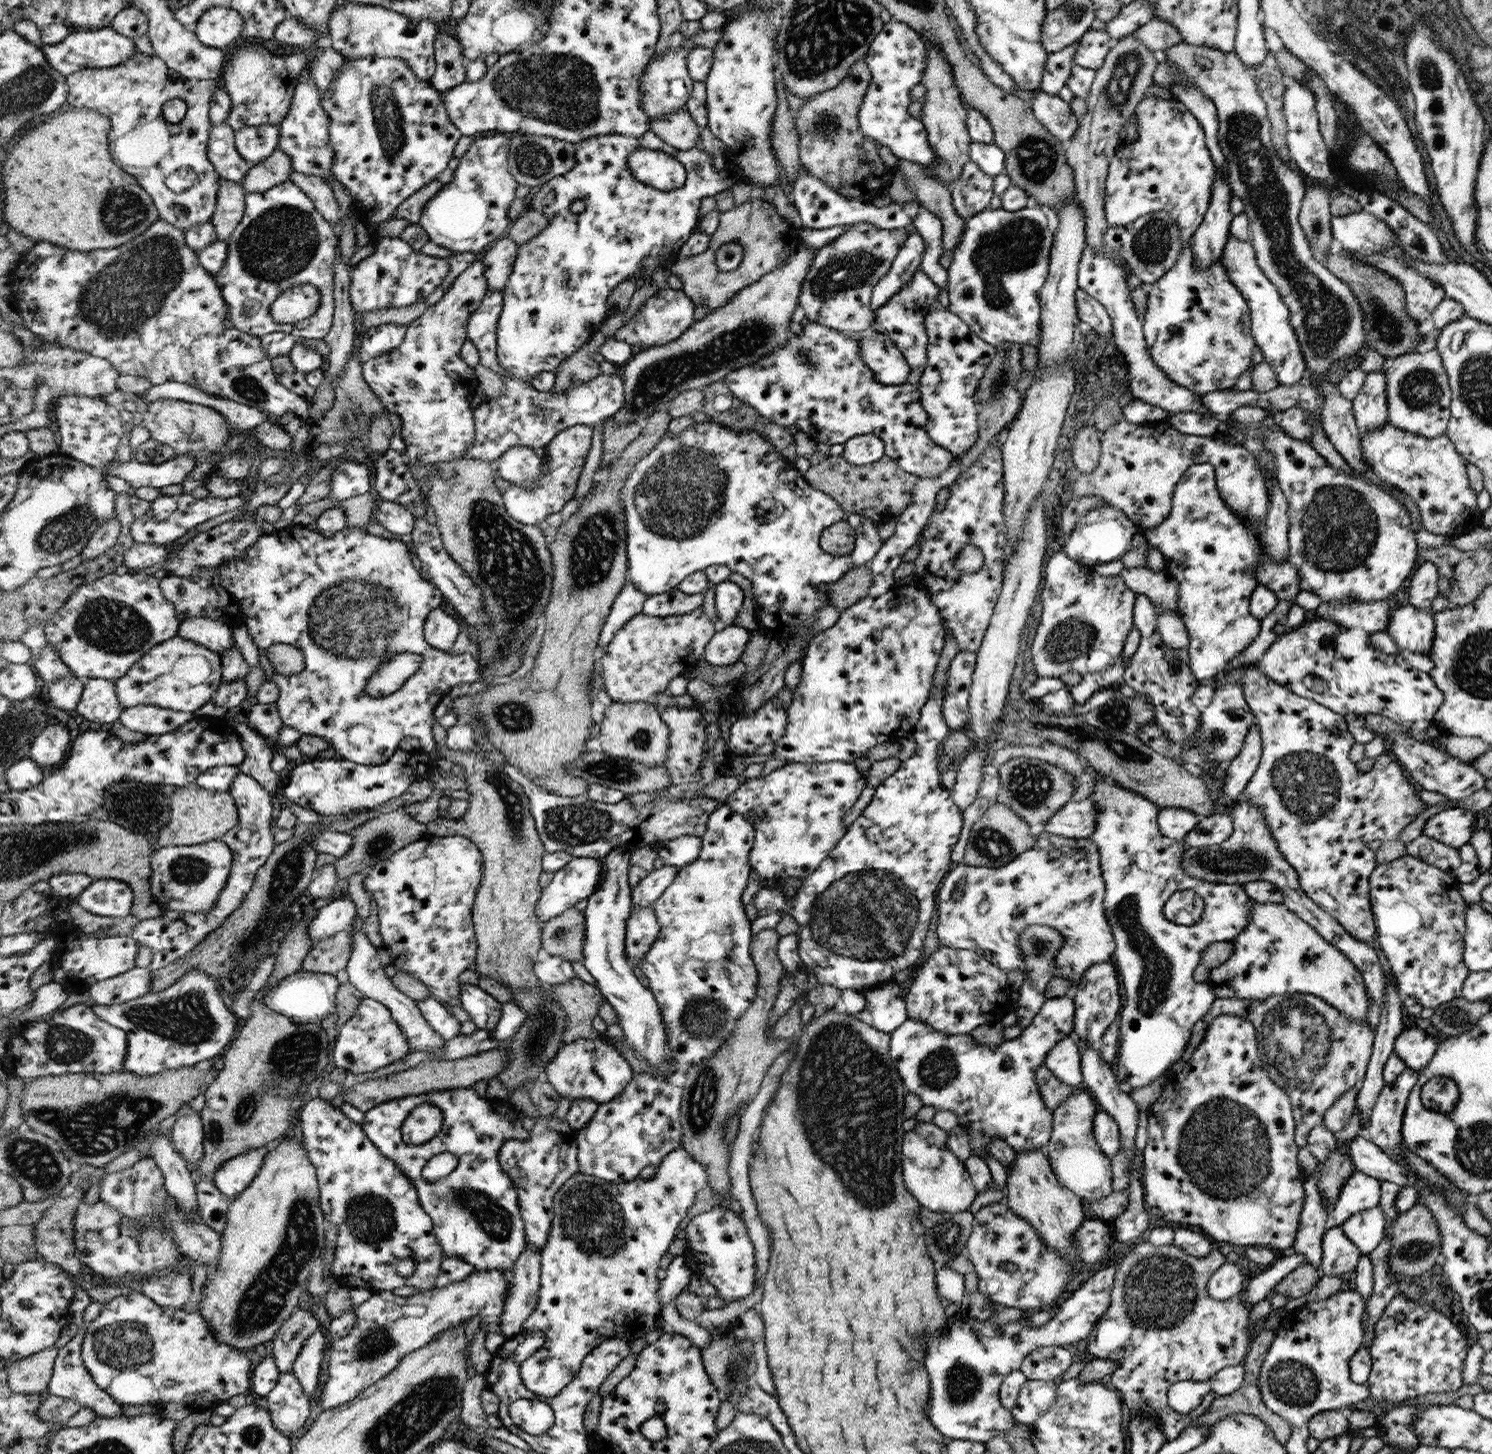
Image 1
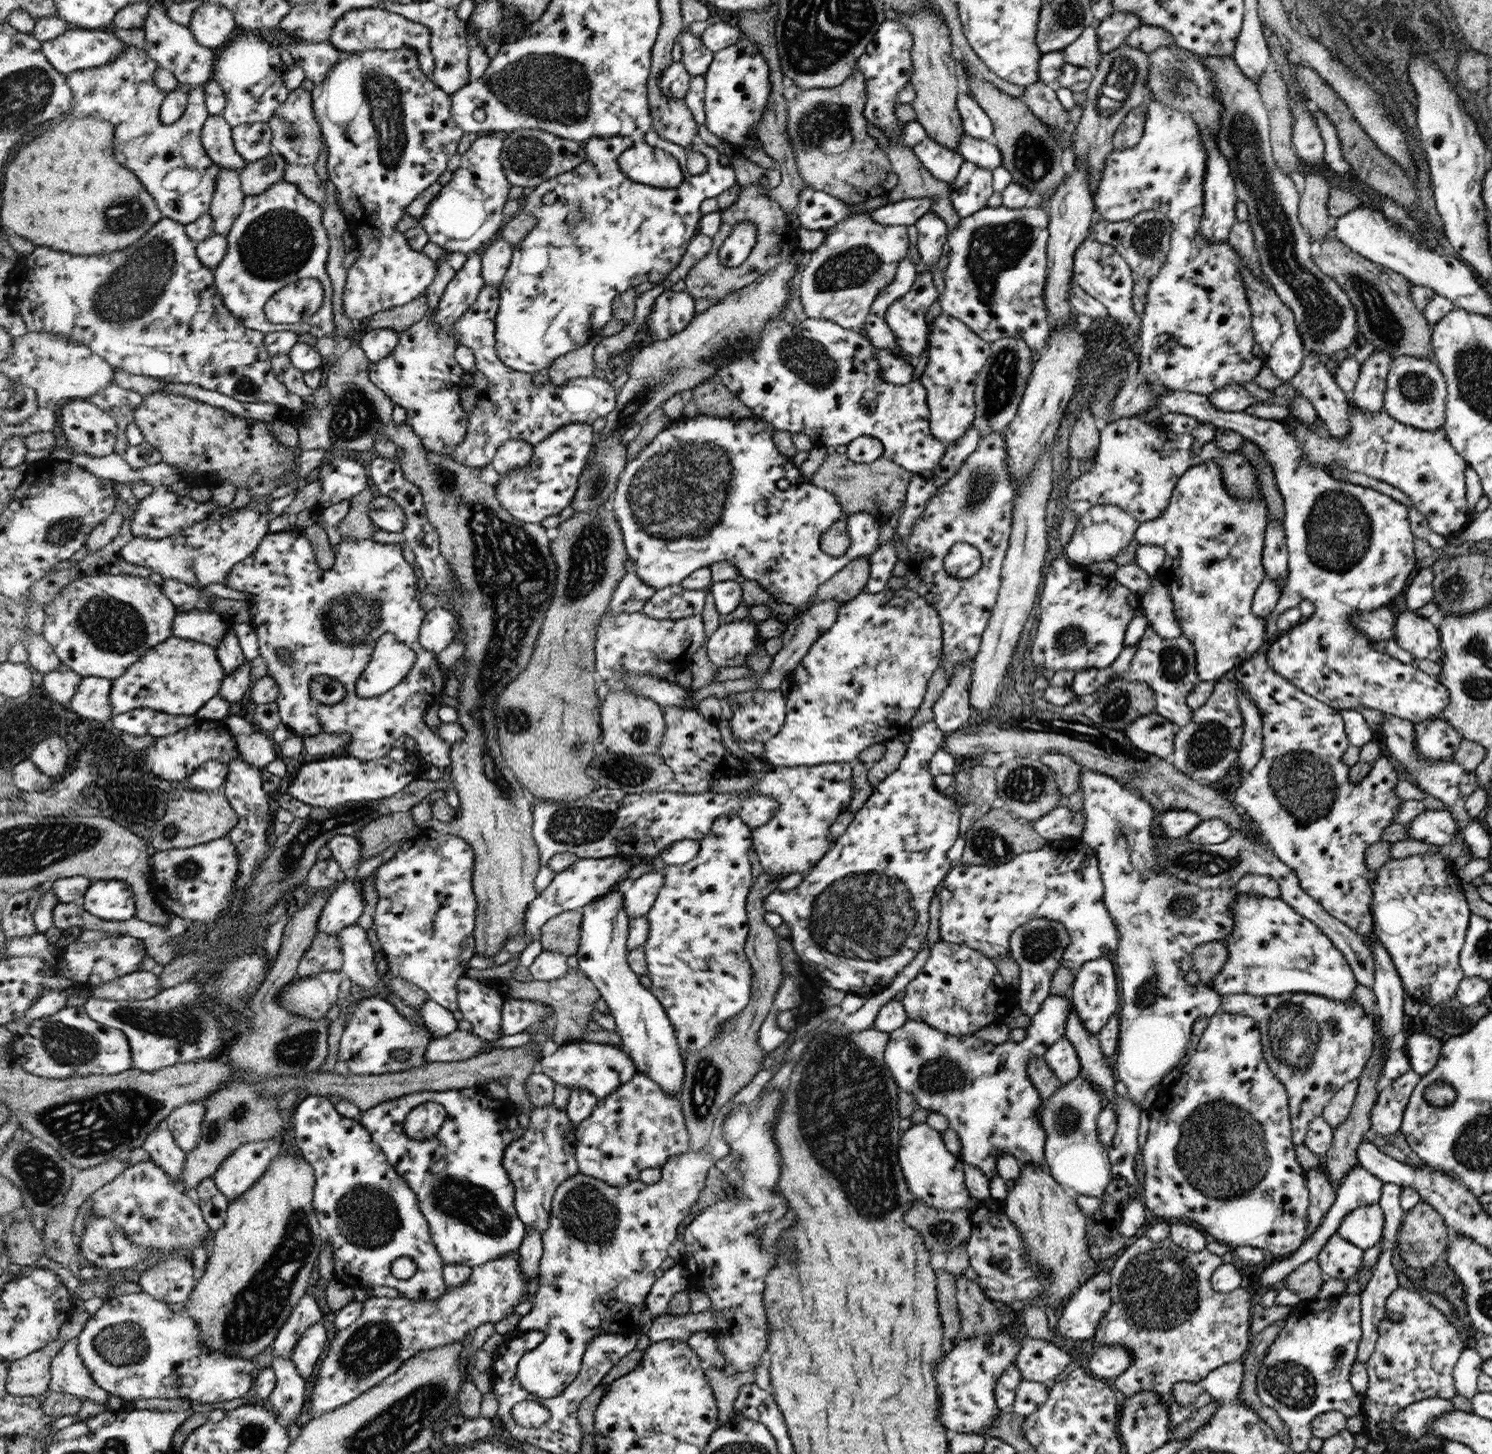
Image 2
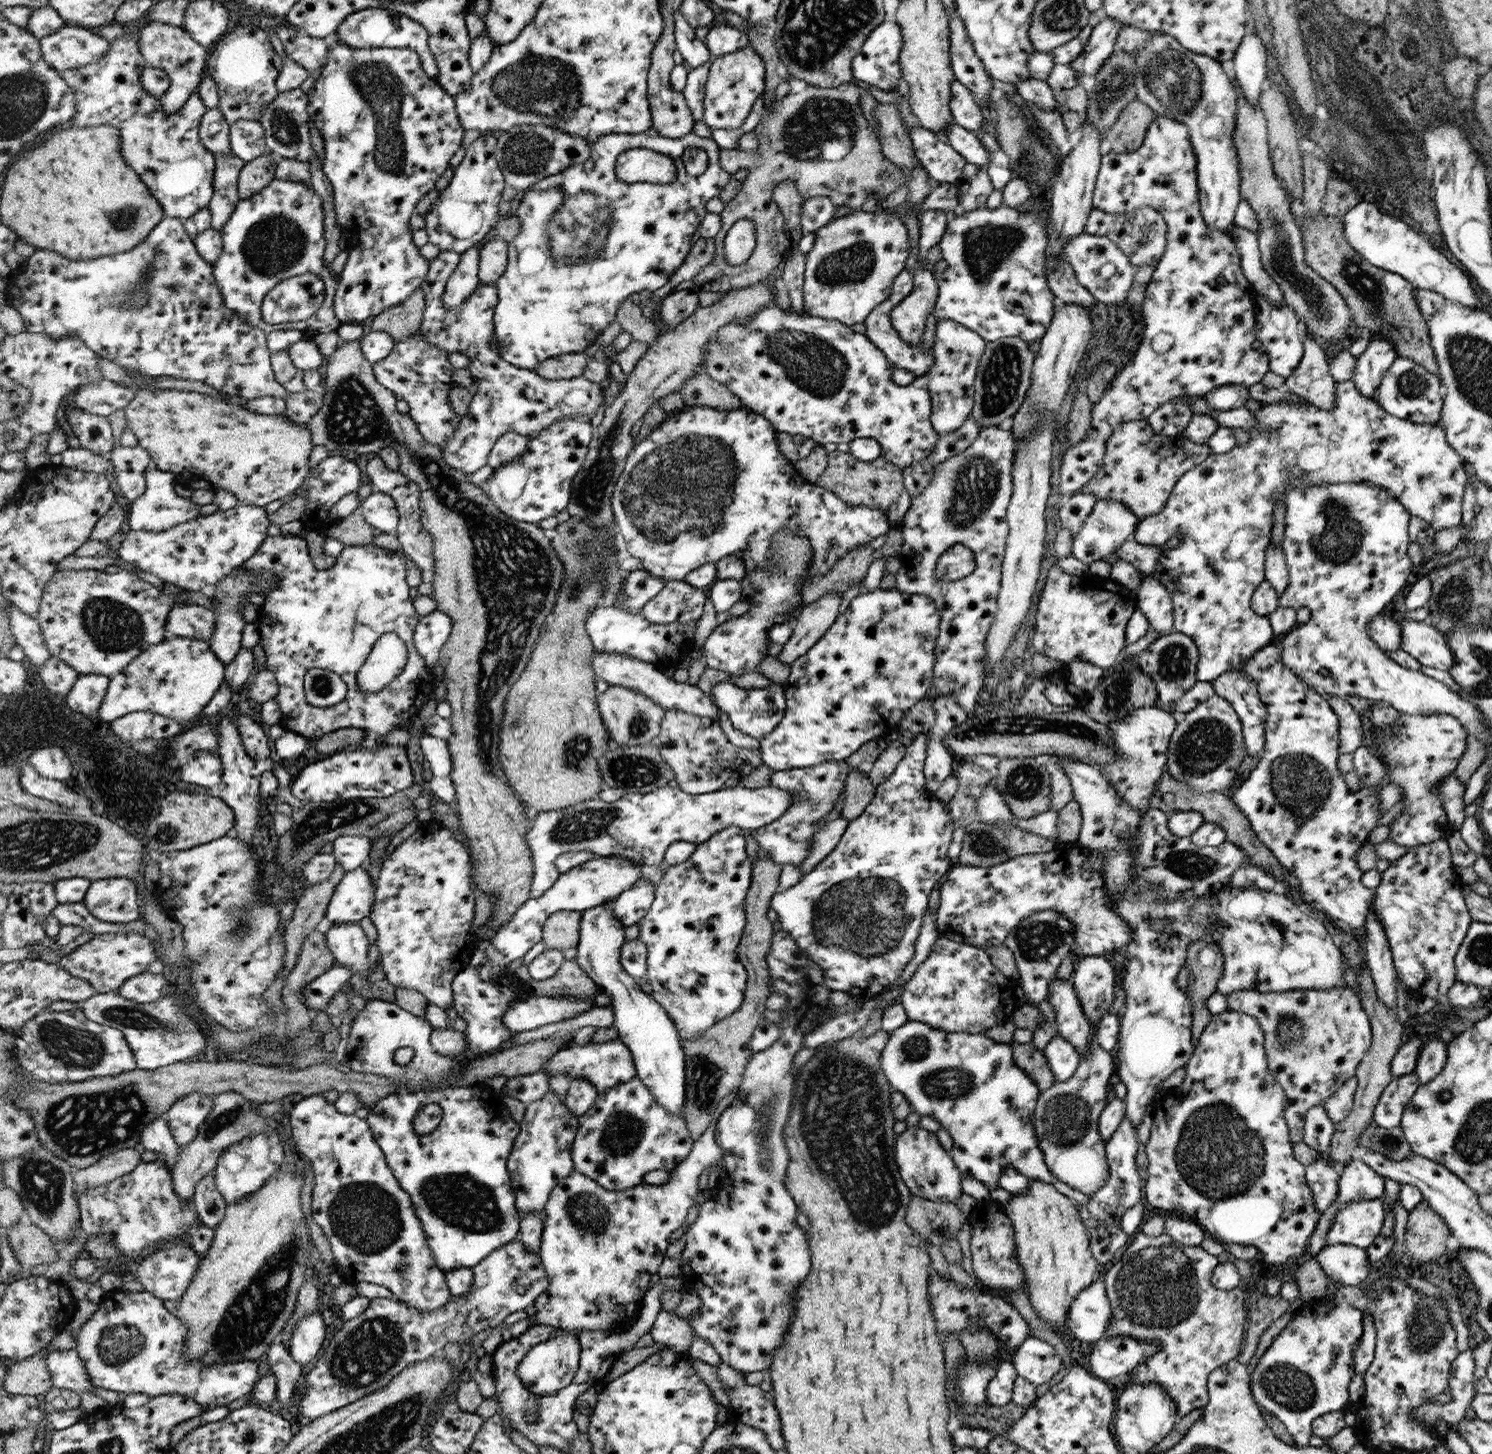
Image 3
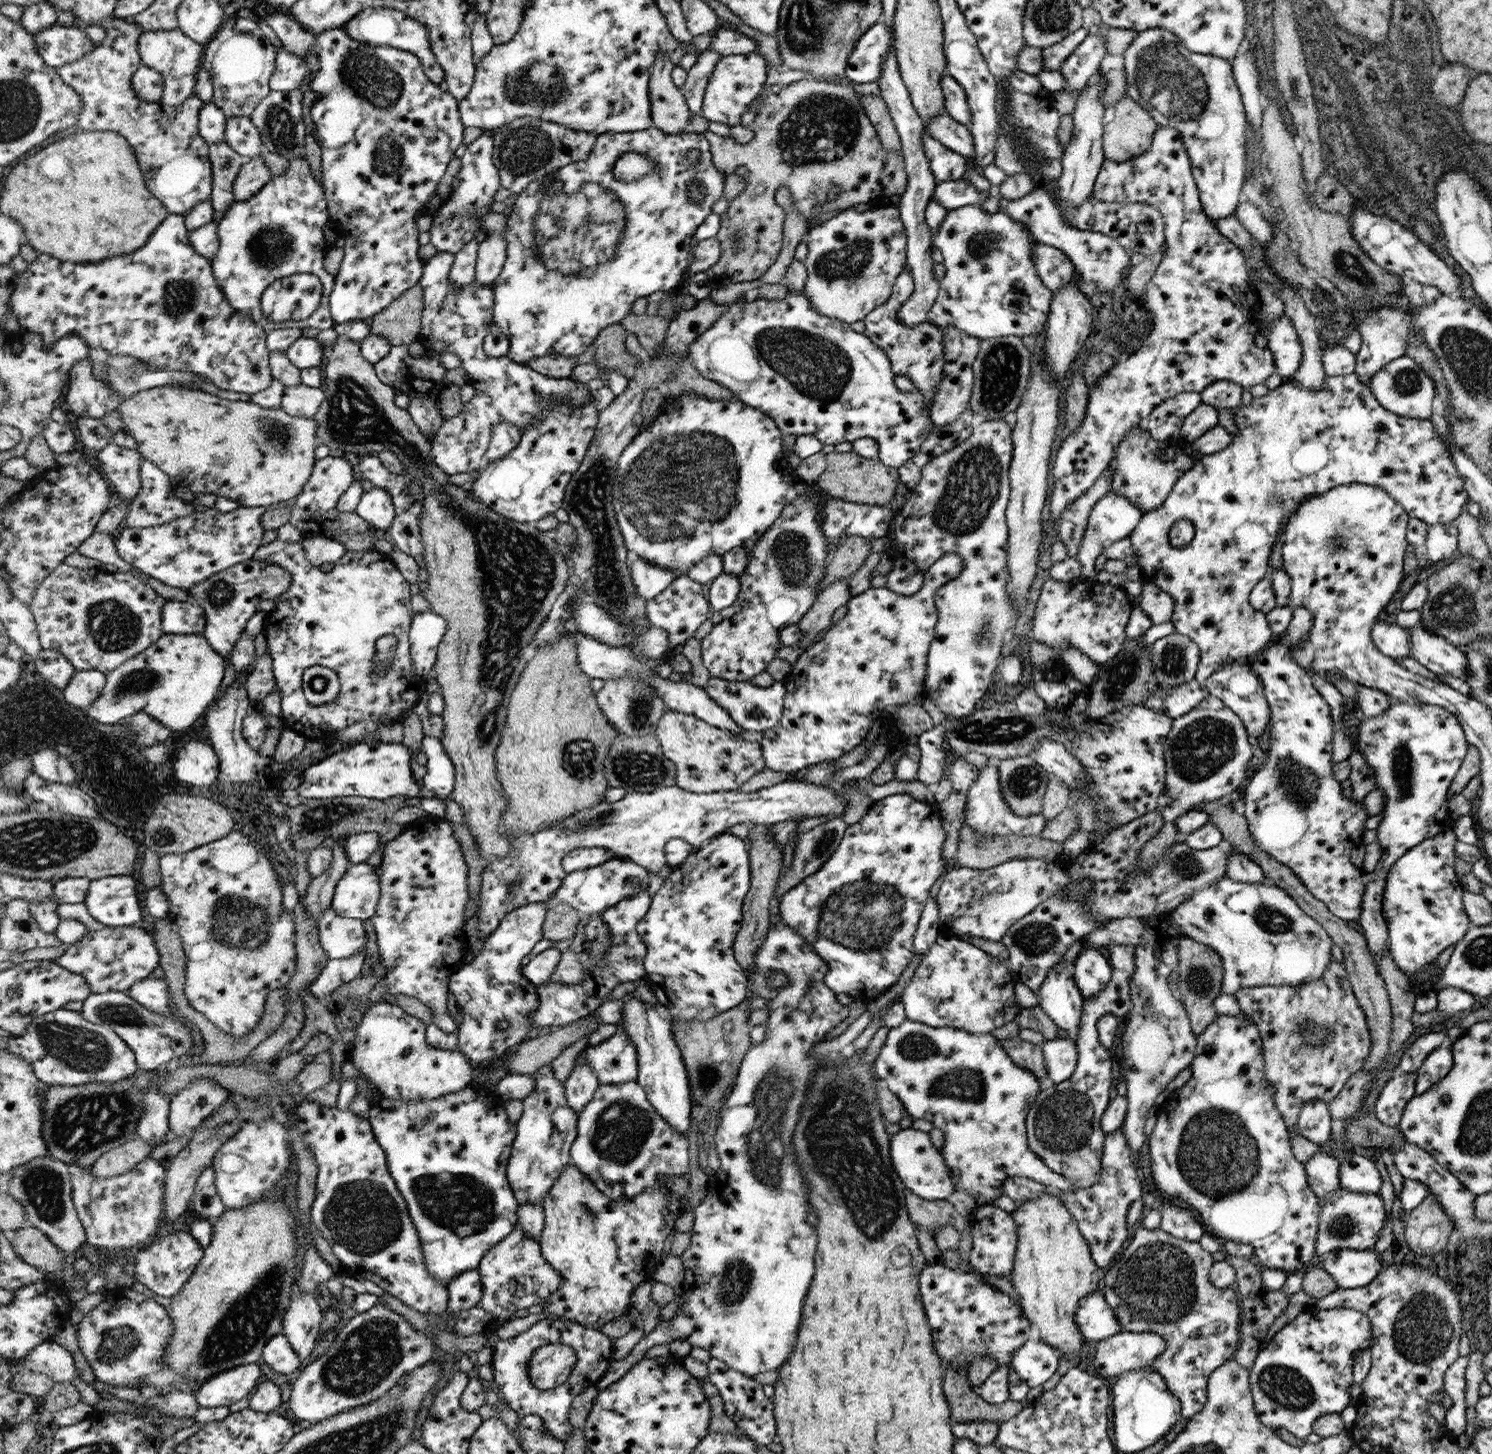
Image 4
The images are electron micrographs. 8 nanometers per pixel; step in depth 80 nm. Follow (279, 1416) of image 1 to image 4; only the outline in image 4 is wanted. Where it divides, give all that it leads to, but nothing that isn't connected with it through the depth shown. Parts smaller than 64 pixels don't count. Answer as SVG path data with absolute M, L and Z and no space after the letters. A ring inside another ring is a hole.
M282 1333L274 1335L268 1341L261 1358L272 1370L285 1375L294 1374L303 1362Z

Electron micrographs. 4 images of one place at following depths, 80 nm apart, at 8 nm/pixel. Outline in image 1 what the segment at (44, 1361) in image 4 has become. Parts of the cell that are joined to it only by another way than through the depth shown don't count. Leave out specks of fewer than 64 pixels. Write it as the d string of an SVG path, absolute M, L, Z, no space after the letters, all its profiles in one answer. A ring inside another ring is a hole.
M72 1273L72 1280L76 1286L76 1300L72 1304L74 1314L74 1324L78 1326L77 1334L59 1352L59 1358L55 1367L55 1375L50 1383L49 1390L52 1395L60 1395L73 1398L82 1403L82 1406L91 1408L97 1412L99 1417L116 1418L124 1414L124 1406L120 1404L107 1390L104 1390L92 1376L83 1358L83 1344L85 1341L88 1324L83 1321L83 1312L91 1303L88 1293L76 1282L75 1275Z

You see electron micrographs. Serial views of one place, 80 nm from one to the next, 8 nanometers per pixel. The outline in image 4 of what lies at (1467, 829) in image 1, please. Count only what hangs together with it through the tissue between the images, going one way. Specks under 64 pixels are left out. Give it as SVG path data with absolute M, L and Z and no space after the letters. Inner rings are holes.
M1390 697L1391 705L1386 712L1379 714L1376 718L1363 718L1360 725L1360 733L1355 740L1355 750L1366 759L1367 765L1373 770L1373 777L1377 787L1385 792L1385 807L1380 815L1383 816L1378 831L1378 844L1383 850L1379 864L1374 870L1374 879L1367 882L1362 901L1362 912L1357 927L1366 937L1368 948L1372 952L1378 970L1378 958L1383 952L1389 950L1389 936L1387 924L1382 912L1383 893L1386 890L1386 877L1388 871L1408 850L1414 848L1422 841L1434 838L1437 834L1444 832L1452 825L1449 814L1447 792L1451 782L1456 777L1469 747L1463 728L1460 726L1455 714L1441 706L1433 704L1409 704L1399 702Z

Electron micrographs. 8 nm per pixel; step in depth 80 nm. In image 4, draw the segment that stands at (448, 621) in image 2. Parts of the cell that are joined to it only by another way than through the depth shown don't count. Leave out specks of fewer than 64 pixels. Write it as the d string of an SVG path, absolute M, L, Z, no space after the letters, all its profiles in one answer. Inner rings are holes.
M433 611L414 614L409 629L411 659L417 677L426 678L437 663L437 652L449 629L441 615Z

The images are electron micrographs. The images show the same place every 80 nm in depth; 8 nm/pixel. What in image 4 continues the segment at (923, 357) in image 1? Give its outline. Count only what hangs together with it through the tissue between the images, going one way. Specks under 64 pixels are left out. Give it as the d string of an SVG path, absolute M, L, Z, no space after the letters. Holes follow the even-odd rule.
M894 40L891 42L887 61L882 65L881 77L877 80L877 84L880 88L881 97L890 111L890 118L894 122L896 132L898 132L900 146L902 146L901 154L905 159L905 170L908 172L908 189L901 195L898 207L909 238L909 267L907 272L912 275L914 290L912 296L902 303L897 315L898 320L903 324L916 326L927 318L928 311L935 303L939 291L939 280L934 277L934 262L930 250L930 245L932 245L931 230L925 221L925 208L938 182L933 172L930 171L928 159L924 156L924 147L922 147L924 122L913 107L908 89L901 79Z

